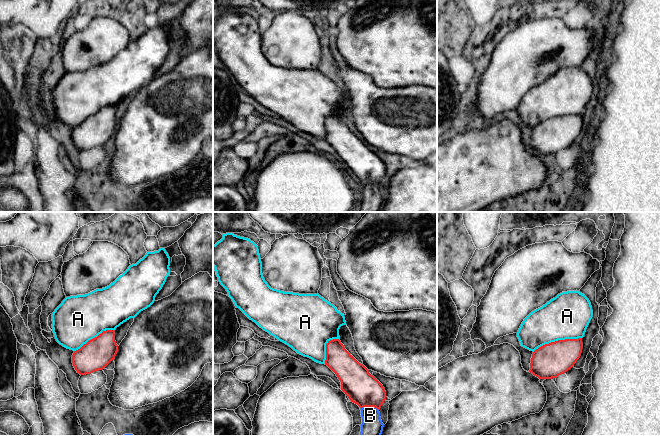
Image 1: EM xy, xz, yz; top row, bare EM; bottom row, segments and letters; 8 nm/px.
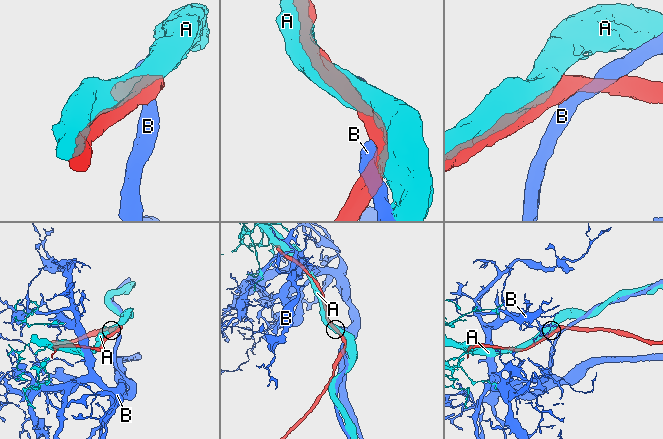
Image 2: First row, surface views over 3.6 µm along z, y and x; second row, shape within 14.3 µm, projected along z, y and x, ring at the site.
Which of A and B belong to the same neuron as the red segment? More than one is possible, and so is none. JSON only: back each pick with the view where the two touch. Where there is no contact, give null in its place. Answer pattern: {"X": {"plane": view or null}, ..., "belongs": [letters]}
{"A": {"plane": "yz"}, "belongs": ["A"]}

